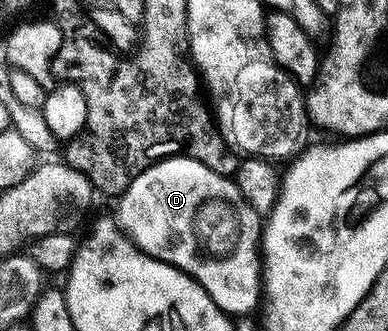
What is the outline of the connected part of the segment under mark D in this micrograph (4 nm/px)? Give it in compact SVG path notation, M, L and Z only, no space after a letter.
M167 157L142 171L119 201L120 222L144 253L194 277L225 313L249 315L258 308L263 297L263 217L243 199L233 177L211 171L194 157Z

